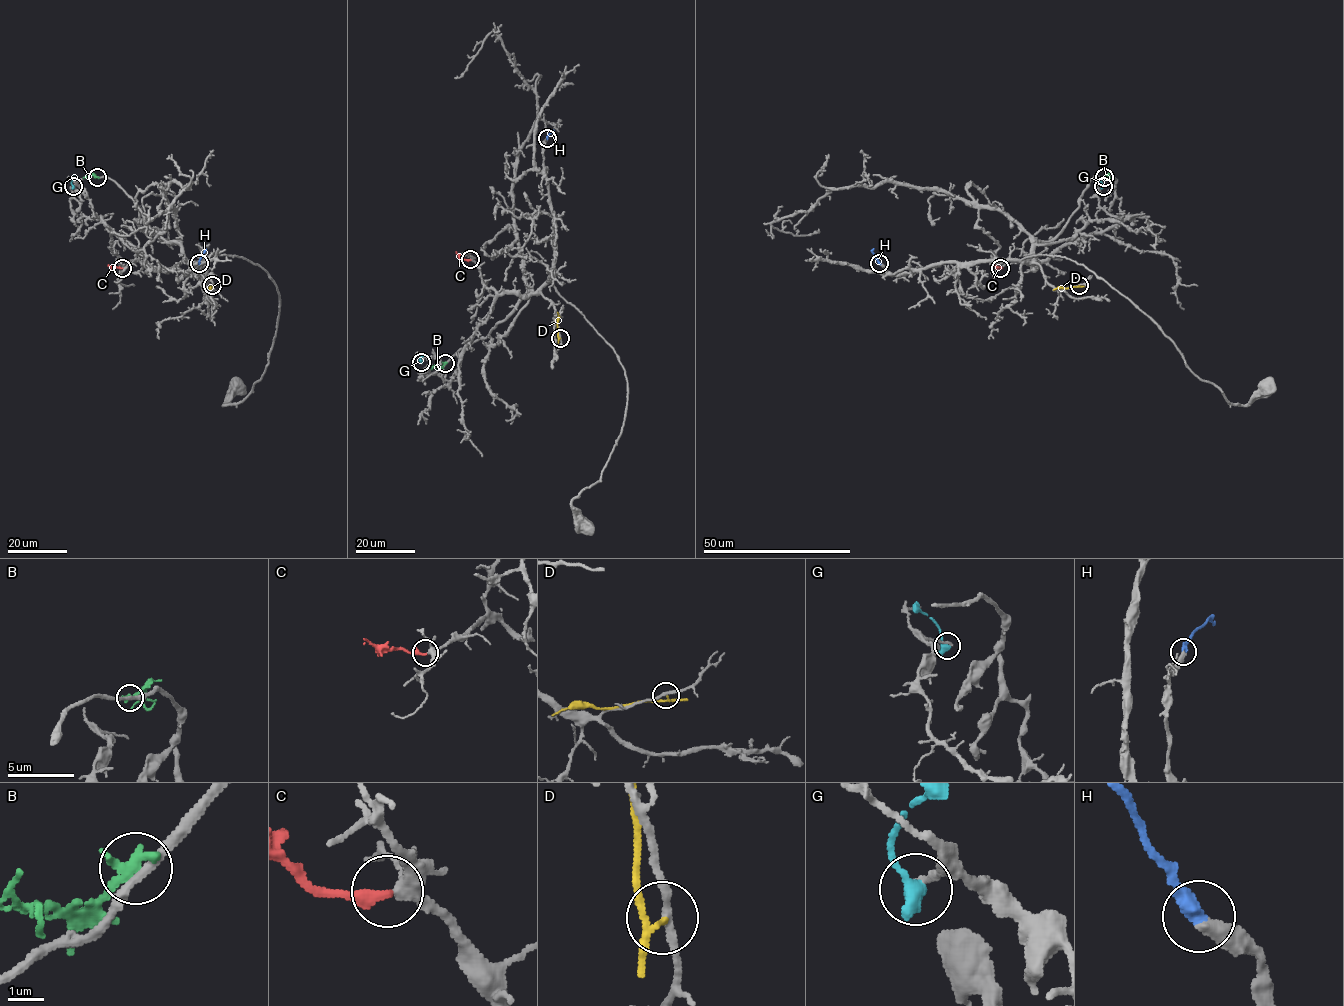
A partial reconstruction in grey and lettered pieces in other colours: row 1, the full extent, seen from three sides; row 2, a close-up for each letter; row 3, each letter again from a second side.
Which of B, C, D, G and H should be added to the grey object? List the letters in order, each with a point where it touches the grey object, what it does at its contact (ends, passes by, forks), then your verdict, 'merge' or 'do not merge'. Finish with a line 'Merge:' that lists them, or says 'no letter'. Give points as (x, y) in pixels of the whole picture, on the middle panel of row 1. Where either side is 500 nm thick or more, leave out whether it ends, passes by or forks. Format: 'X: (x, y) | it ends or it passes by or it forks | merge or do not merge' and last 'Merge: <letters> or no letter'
B: (445, 363) | it ends | do not merge
C: (470, 259) | it ends | merge
D: (560, 338) | it passes by | do not merge
G: (421, 362) | do not merge
H: (547, 138) | it ends | merge
Merge: C, H

